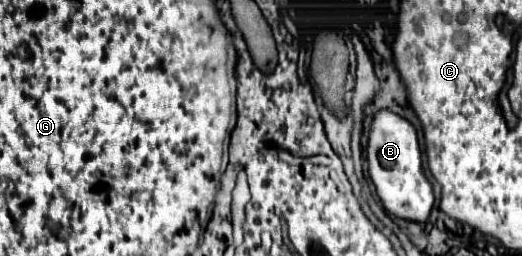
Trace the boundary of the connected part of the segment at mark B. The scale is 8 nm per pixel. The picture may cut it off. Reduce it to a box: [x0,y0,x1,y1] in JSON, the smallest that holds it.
[366,109,434,223]

